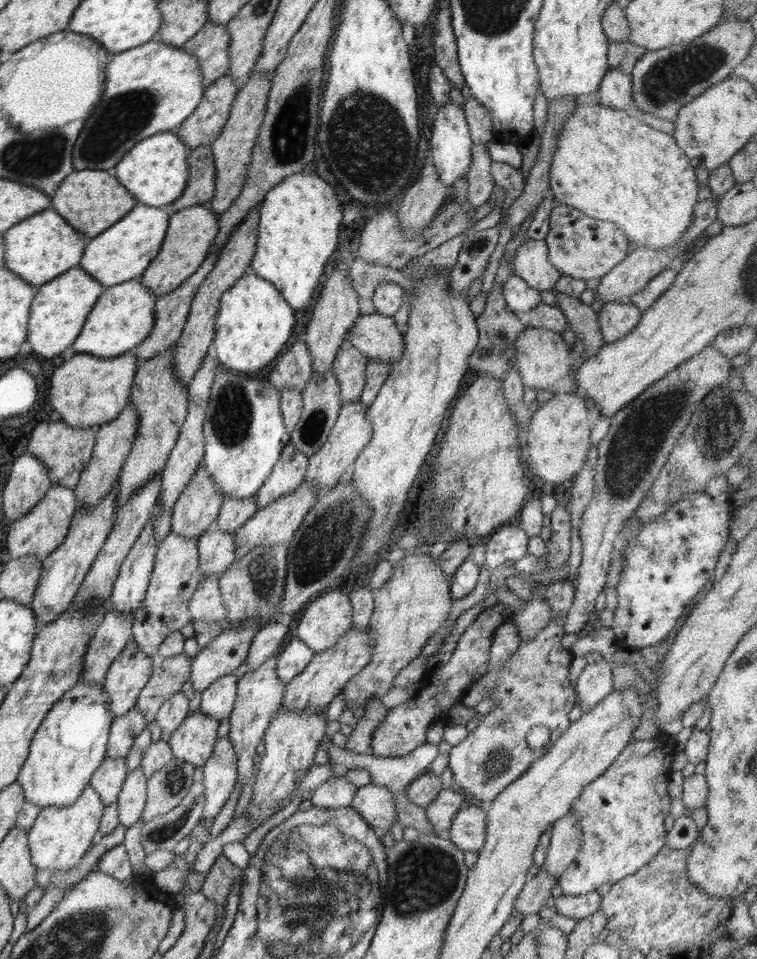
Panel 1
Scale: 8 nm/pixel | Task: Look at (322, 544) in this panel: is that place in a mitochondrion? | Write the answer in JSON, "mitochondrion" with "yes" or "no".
{"mitochondrion":"yes"}

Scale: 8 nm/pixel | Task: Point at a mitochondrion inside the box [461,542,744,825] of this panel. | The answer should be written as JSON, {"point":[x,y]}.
{"point":[499,760]}

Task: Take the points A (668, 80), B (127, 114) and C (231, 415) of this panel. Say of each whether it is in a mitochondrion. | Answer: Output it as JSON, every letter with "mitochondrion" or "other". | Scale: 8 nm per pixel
{"A":"mitochondrion","B":"mitochondrion","C":"mitochondrion"}

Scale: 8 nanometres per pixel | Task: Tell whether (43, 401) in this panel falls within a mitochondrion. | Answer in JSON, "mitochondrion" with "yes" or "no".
{"mitochondrion":"no"}

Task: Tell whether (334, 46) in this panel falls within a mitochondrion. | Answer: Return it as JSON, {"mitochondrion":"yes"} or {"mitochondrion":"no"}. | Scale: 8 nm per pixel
{"mitochondrion":"no"}

